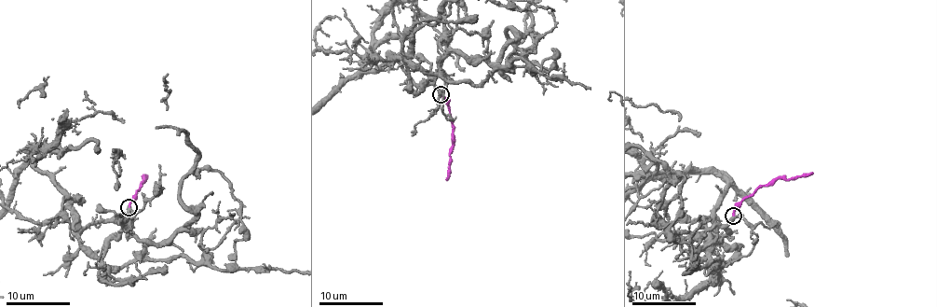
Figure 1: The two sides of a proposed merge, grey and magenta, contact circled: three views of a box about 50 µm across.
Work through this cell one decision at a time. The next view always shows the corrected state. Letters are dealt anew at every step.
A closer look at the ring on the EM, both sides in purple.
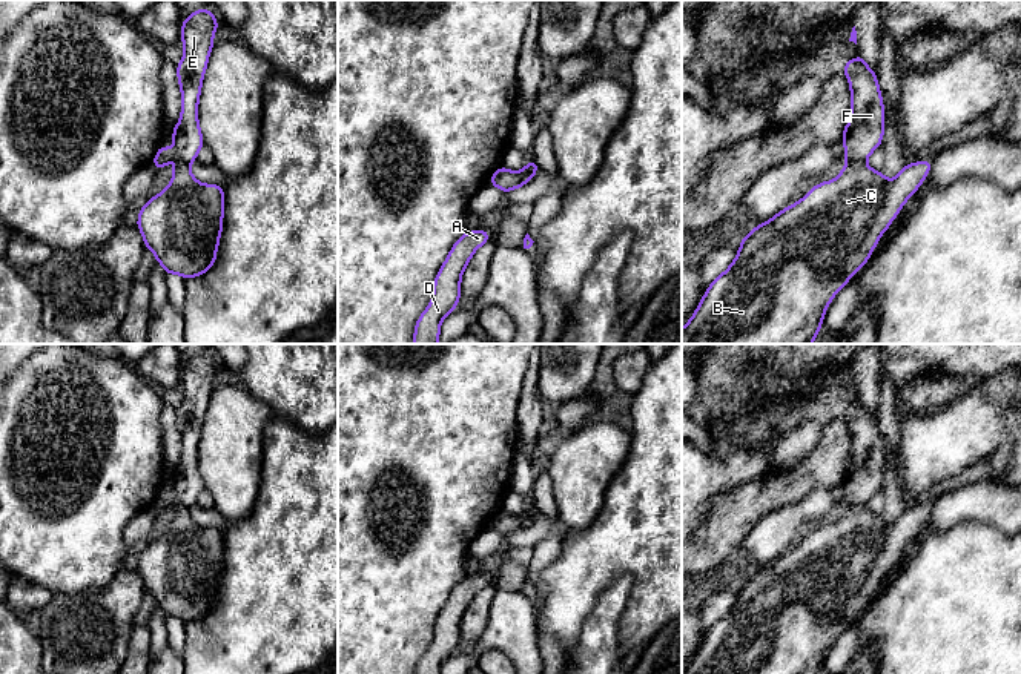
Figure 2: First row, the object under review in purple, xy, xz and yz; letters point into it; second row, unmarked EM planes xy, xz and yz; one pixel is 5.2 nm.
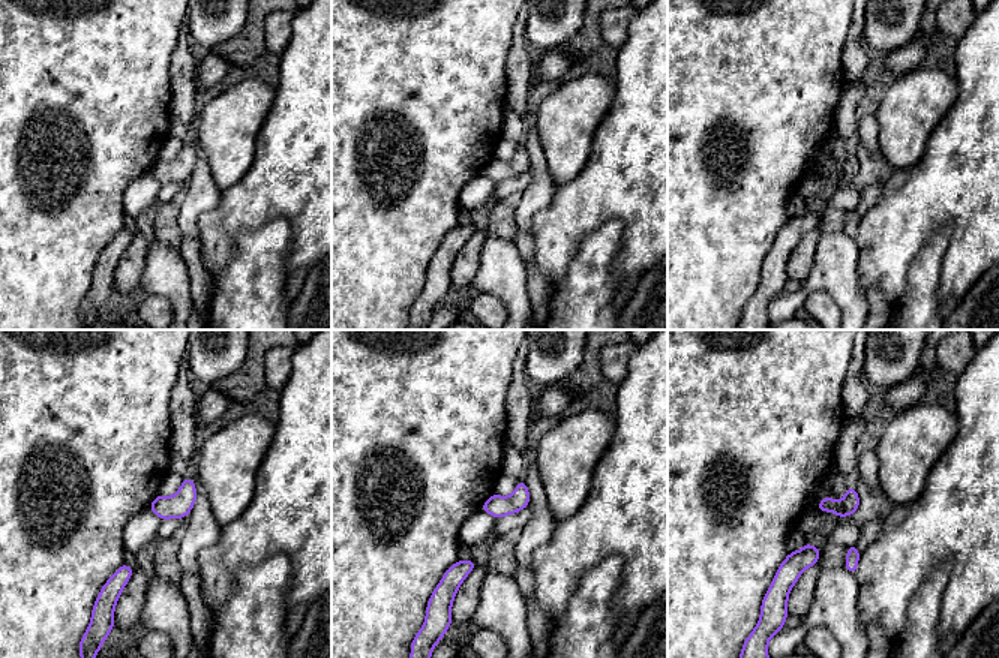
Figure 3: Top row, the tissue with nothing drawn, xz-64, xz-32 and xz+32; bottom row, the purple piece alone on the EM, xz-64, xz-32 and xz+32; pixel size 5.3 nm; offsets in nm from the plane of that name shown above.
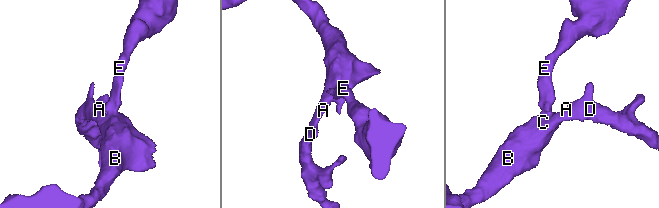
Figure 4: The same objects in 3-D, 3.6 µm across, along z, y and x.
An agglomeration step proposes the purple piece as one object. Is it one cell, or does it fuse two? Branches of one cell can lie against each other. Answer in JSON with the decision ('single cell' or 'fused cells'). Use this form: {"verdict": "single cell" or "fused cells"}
{"verdict": "fused cells"}

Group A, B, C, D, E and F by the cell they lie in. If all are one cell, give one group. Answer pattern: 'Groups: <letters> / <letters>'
Groups: A B C D / E F

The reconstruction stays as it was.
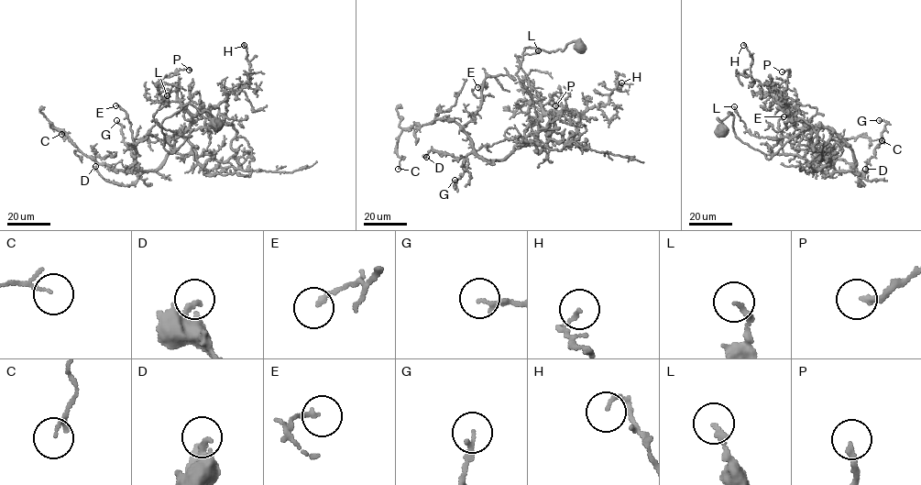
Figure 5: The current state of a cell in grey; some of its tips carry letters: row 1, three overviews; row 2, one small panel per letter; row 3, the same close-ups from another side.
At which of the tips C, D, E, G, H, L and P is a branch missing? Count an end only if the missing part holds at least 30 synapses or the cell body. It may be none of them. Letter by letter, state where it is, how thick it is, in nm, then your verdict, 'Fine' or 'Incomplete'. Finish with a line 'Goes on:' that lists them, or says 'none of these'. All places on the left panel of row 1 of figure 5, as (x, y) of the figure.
C: Place: (61, 134). Thickness 70 nm. Fine
D: Place: (95, 166). Thickness 340 nm. Fine
E: Place: (115, 105). Thickness 160 nm. Fine
G: Place: (116, 120). Thickness 180 nm. Fine
H: Place: (244, 45). Thickness 120 nm. Fine
L: Place: (167, 95). Thickness 180 nm. Fine
P: Place: (189, 70). Thickness 200 nm. Fine
Goes on: none of these

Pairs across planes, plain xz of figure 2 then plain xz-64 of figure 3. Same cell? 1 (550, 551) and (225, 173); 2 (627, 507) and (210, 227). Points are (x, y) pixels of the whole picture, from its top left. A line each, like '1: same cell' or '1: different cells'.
1: different cells
2: same cell

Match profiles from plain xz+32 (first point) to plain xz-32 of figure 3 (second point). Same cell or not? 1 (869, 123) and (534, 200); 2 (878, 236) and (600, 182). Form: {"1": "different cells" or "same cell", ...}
{"1": "same cell", "2": "same cell"}

